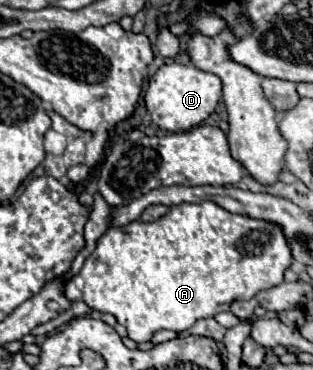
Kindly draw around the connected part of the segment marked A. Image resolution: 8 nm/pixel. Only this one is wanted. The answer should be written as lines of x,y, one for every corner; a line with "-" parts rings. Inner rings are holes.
202,201
202,203
180,203
180,205
174,205
170,207
170,211
152,221
152,223
144,223
144,221
132,221
128,225
122,225
122,227
108,227
106,233
98,239
98,245
94,249
92,255
88,255
82,271
70,279
66,285
64,285
64,295
66,299
70,301
84,301
90,309
94,311
100,311
100,313
112,313
118,323
122,327
126,327
128,331
128,337
136,343
142,343
142,341
150,341
154,333
162,331
162,329
170,329
170,331
186,331
190,329
198,319
204,319
204,317
214,317
220,309
228,309
230,303
234,301
248,301
252,299
258,291
264,291
268,287
276,287
282,283
284,279
284,271
290,267
290,261
292,261
292,255
290,255
290,247
284,239
284,233
280,231
280,227
276,227
274,223
264,223
264,221
258,221
258,219
252,219
252,217
244,217
244,215
232,215
228,211
224,211
222,207
216,207
216,203
212,201

